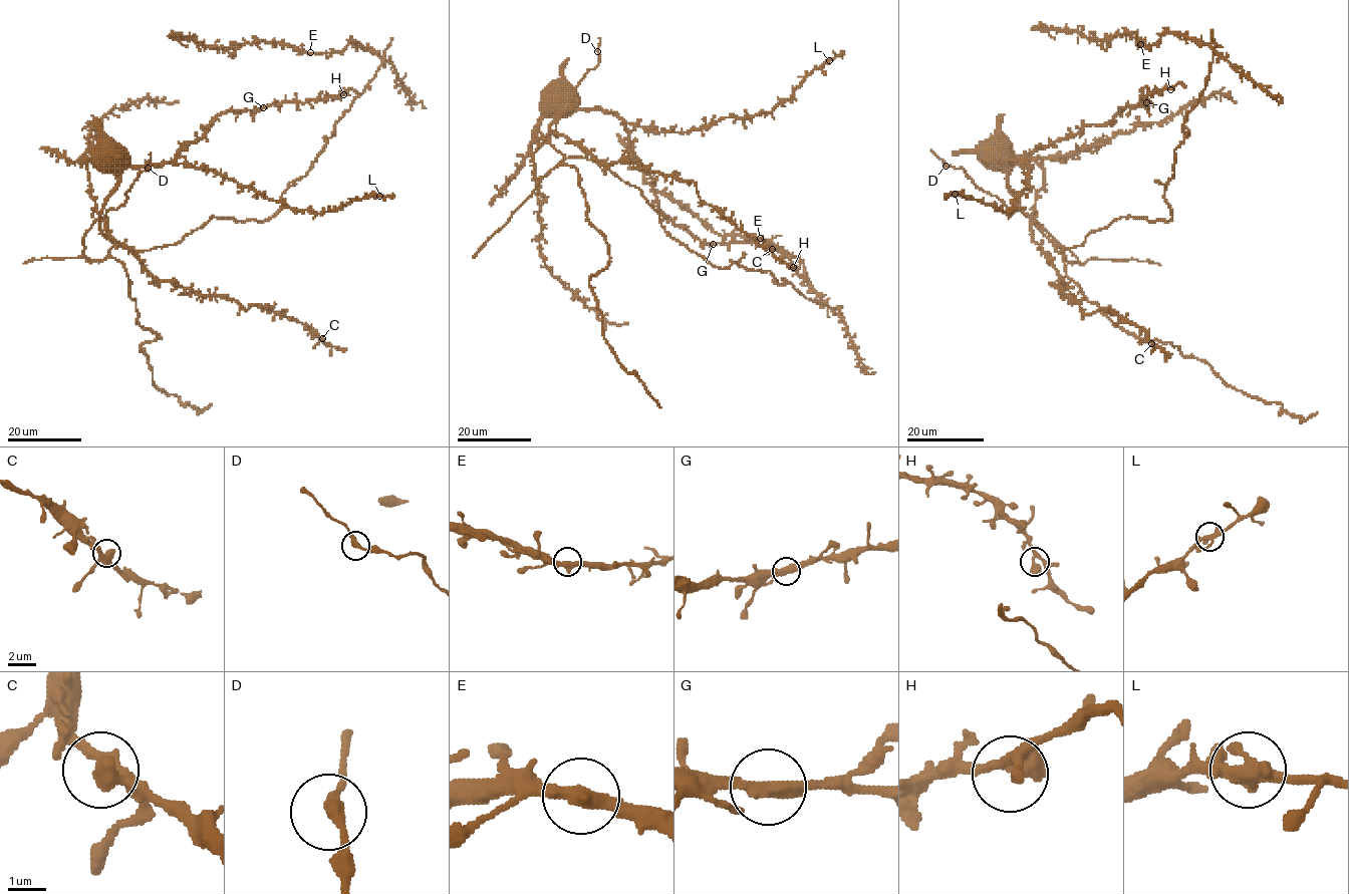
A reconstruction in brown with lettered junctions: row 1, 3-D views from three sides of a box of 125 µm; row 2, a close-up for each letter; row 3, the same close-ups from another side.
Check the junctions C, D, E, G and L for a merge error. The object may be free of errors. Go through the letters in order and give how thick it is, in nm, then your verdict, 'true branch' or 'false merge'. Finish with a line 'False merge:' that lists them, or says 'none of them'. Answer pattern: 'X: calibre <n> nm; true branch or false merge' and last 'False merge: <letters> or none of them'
C: calibre 360 nm; true branch
D: calibre 320 nm; true branch
E: calibre 400 nm; true branch
G: calibre 420 nm; true branch
L: calibre 400 nm; true branch
False merge: none of them

